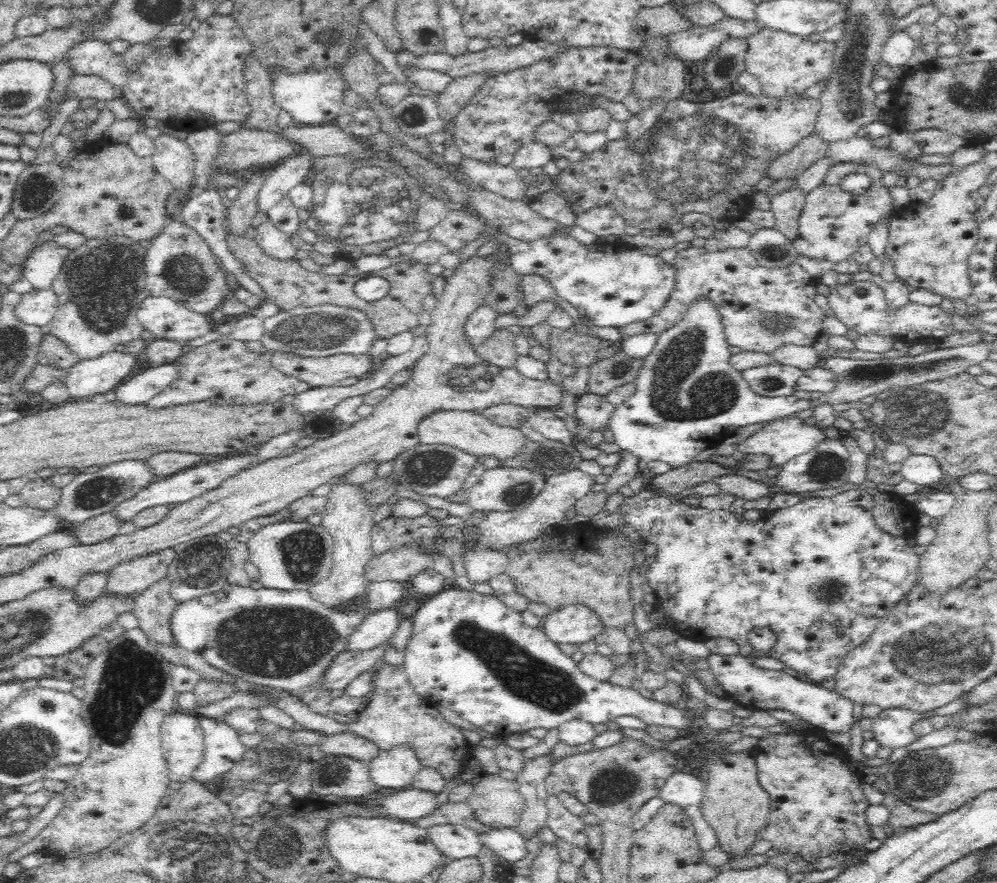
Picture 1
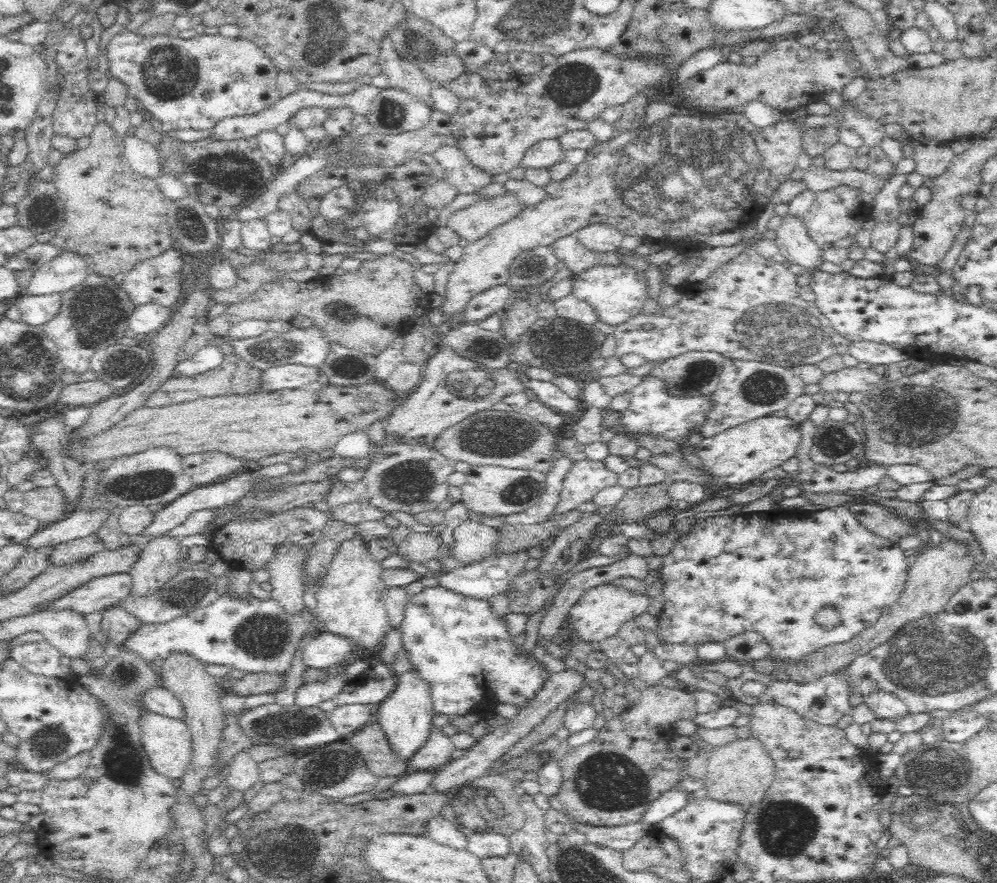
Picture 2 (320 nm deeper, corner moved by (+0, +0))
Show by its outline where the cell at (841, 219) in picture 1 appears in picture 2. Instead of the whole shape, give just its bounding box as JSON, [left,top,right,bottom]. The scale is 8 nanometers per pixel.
[803,186,868,249]

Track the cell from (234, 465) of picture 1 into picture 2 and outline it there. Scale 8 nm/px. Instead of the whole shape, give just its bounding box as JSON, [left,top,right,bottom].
[23,511,110,551]

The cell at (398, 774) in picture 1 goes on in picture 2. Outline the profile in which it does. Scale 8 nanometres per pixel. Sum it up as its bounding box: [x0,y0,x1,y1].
[374,668,435,759]

